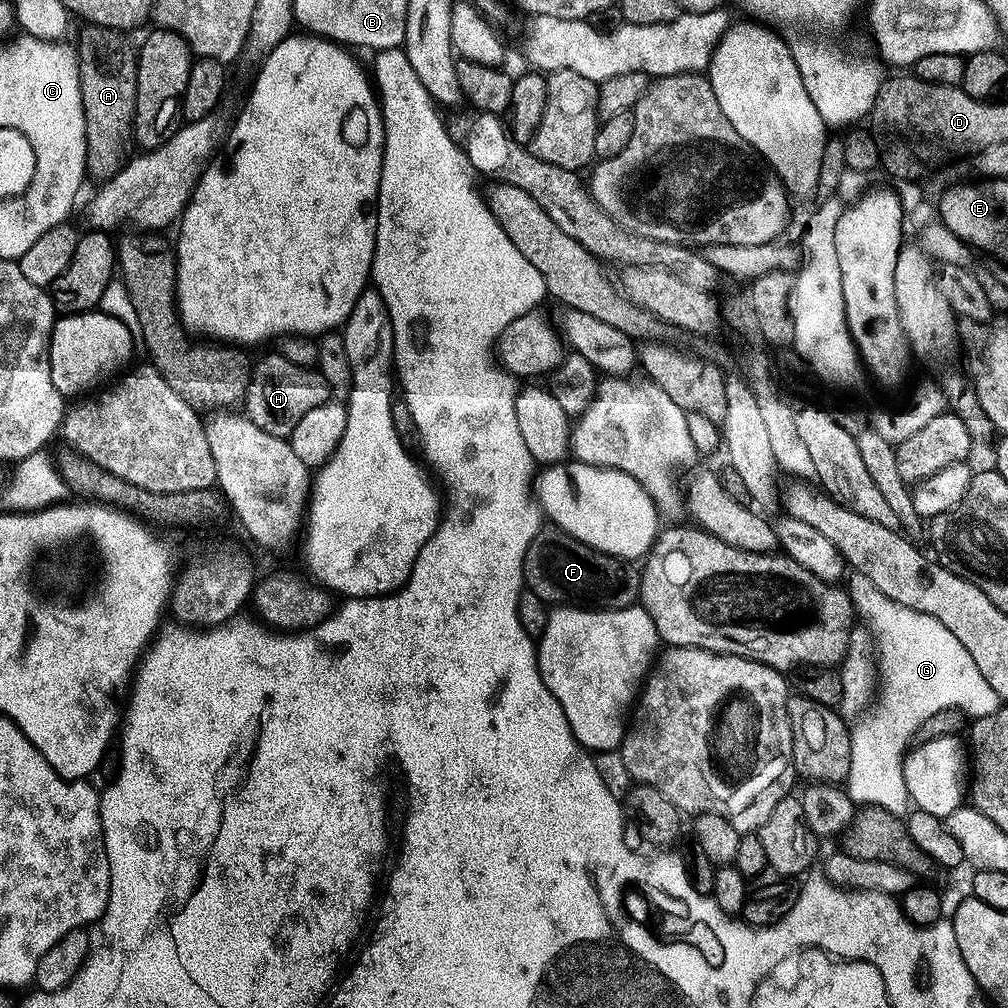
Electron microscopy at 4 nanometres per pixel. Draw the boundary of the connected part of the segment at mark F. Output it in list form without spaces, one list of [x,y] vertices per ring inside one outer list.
[[[555,526],[541,527],[528,544],[524,559],[524,582],[527,591],[538,594],[549,606],[579,606],[581,608],[630,608],[640,598],[640,568],[635,563],[608,556],[597,548],[586,546],[578,538]]]

